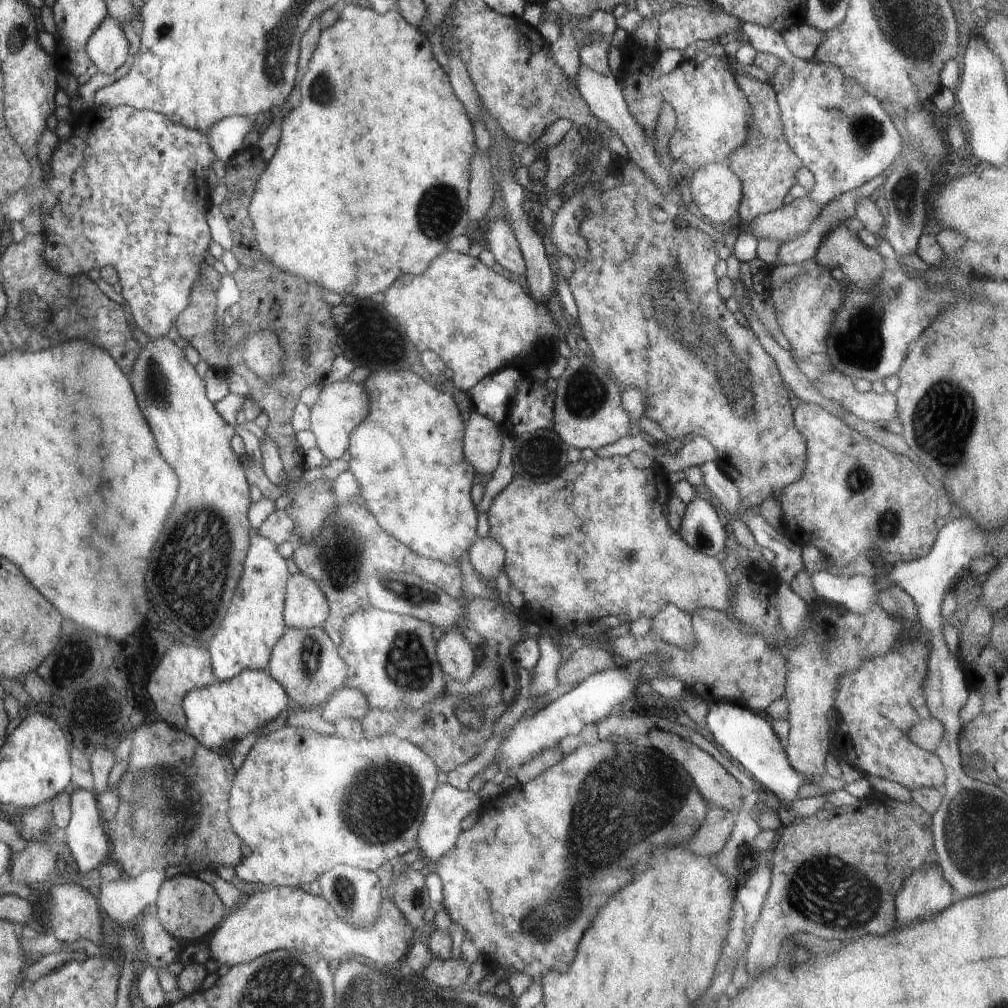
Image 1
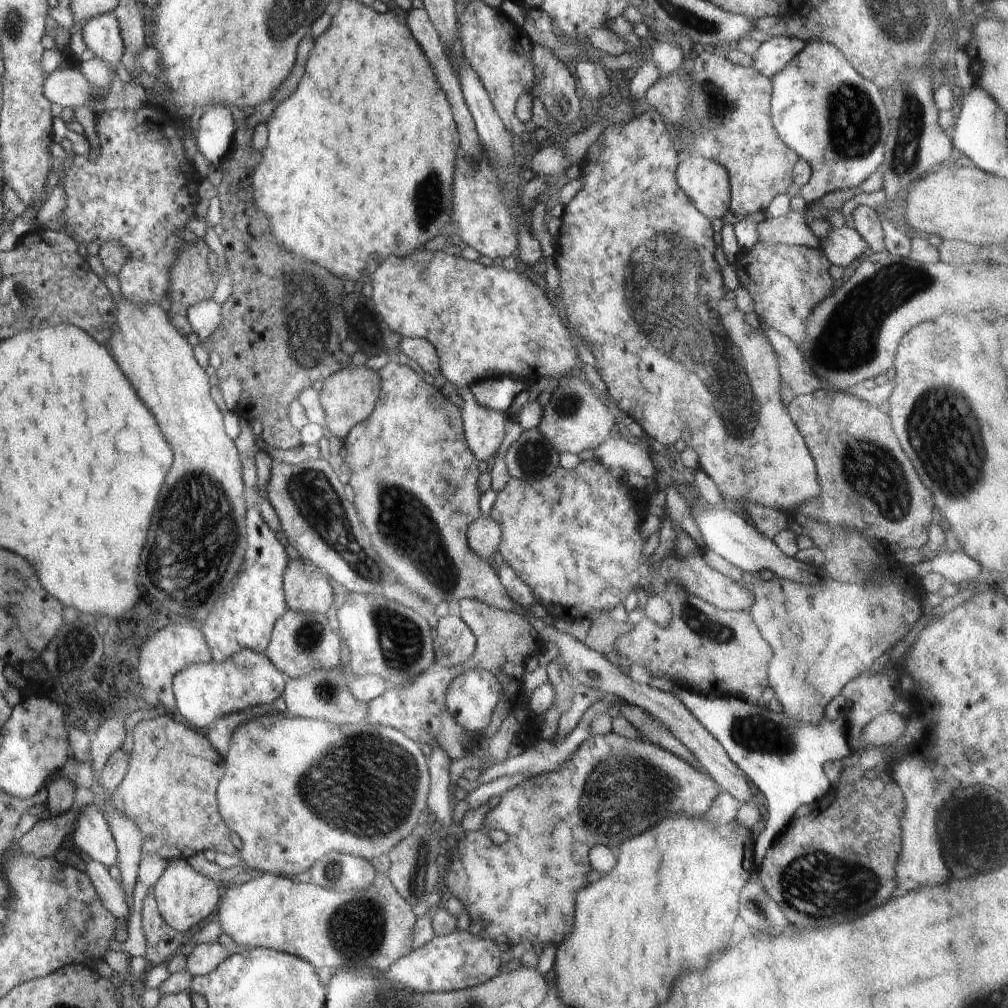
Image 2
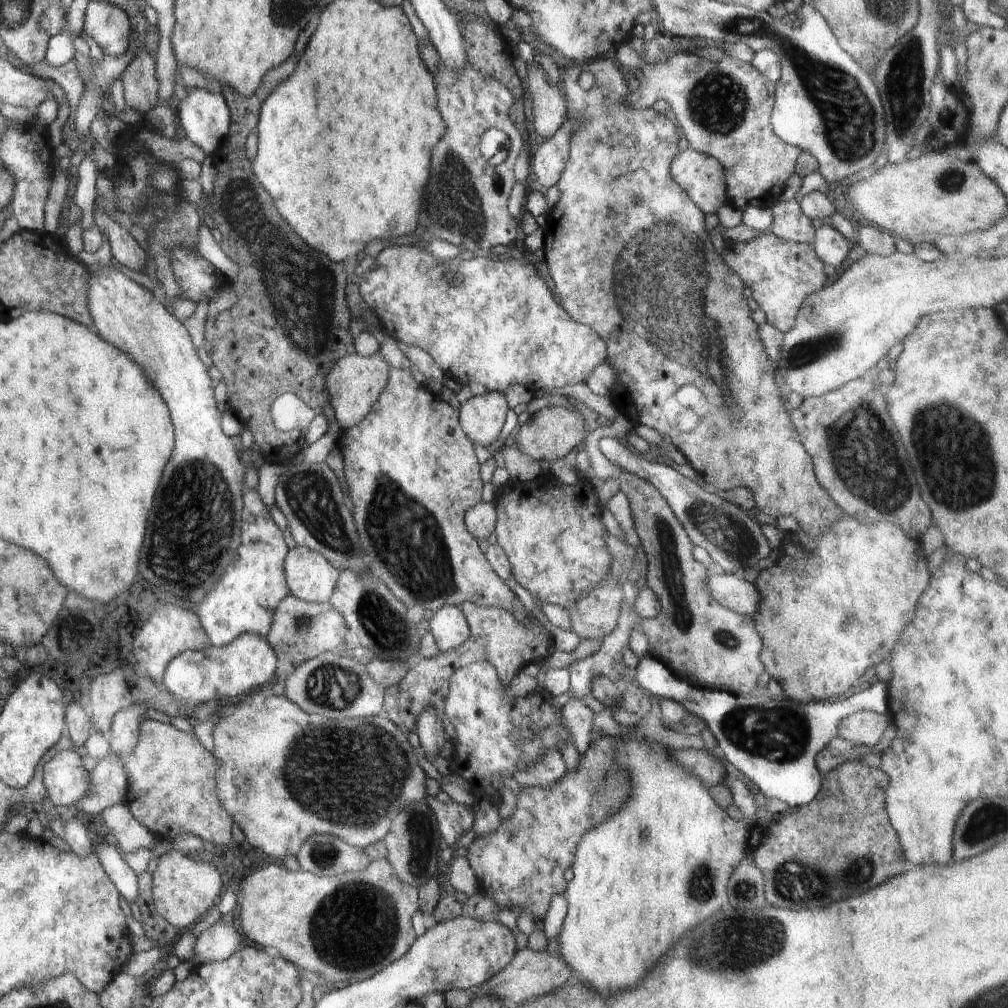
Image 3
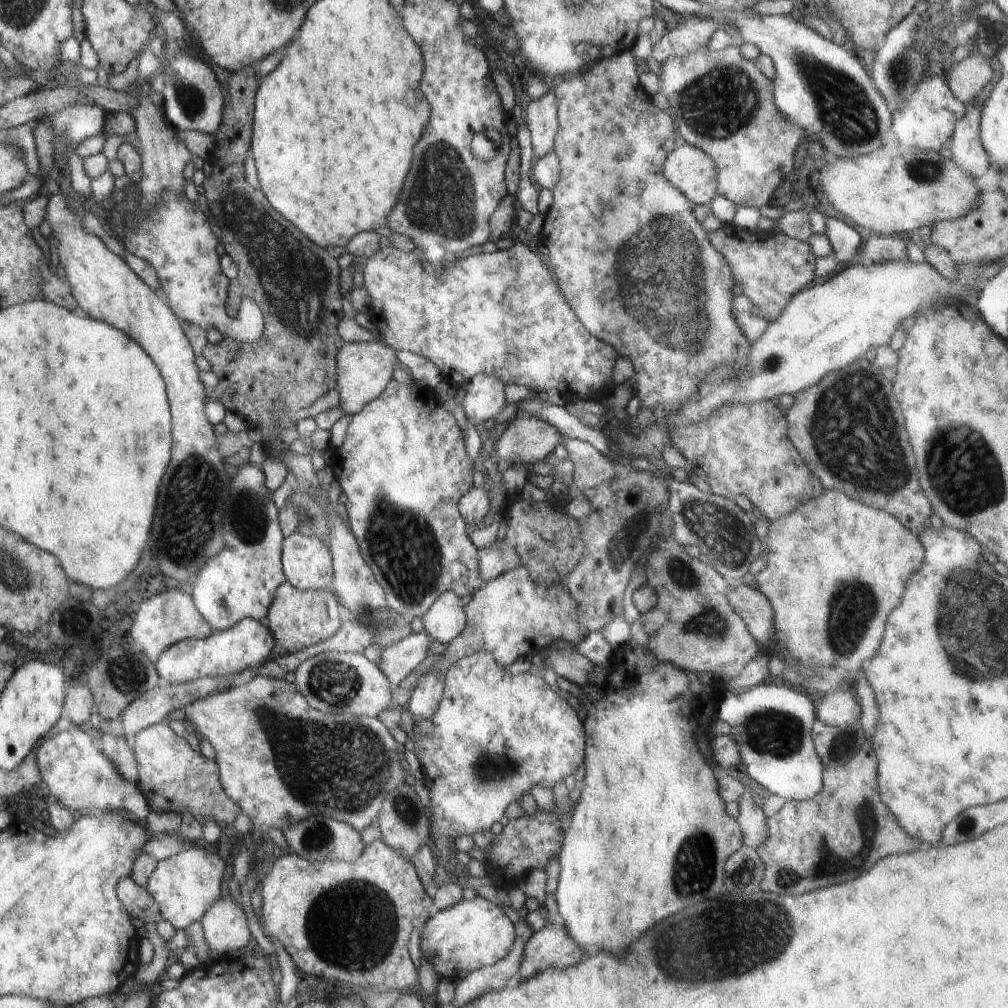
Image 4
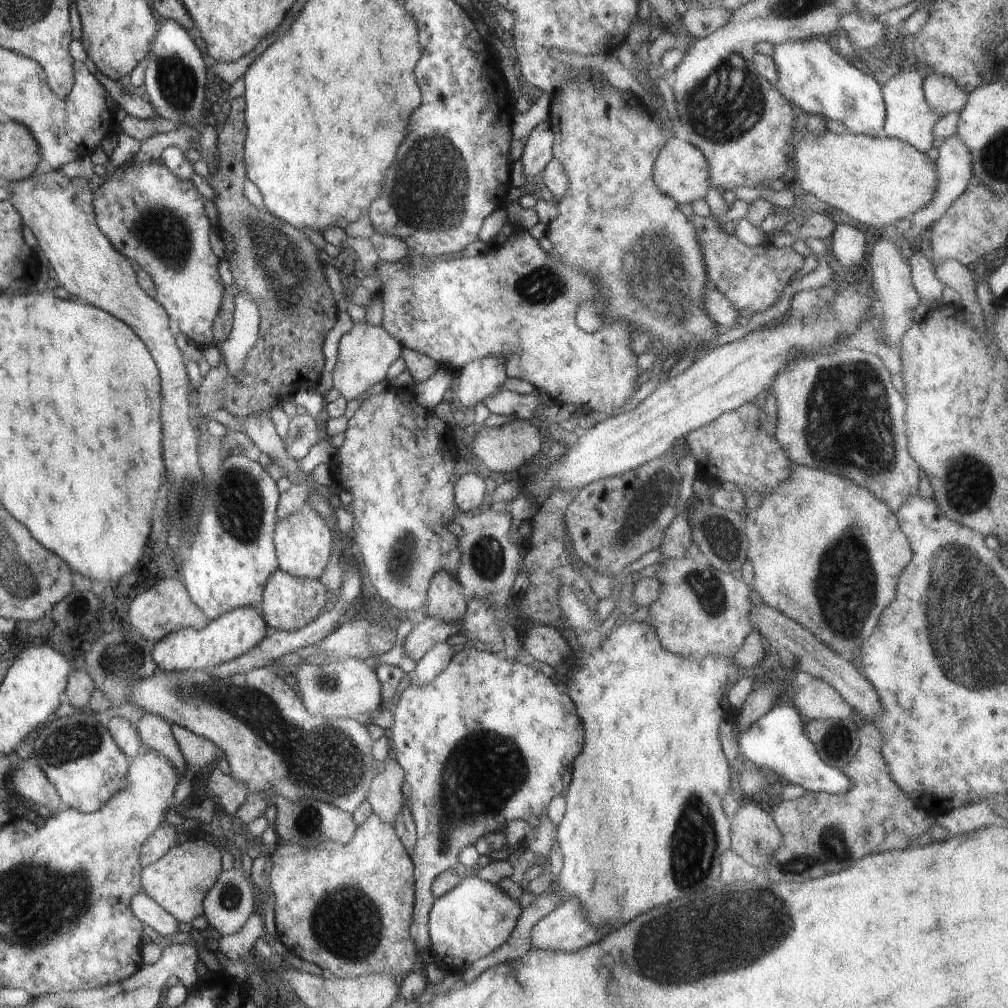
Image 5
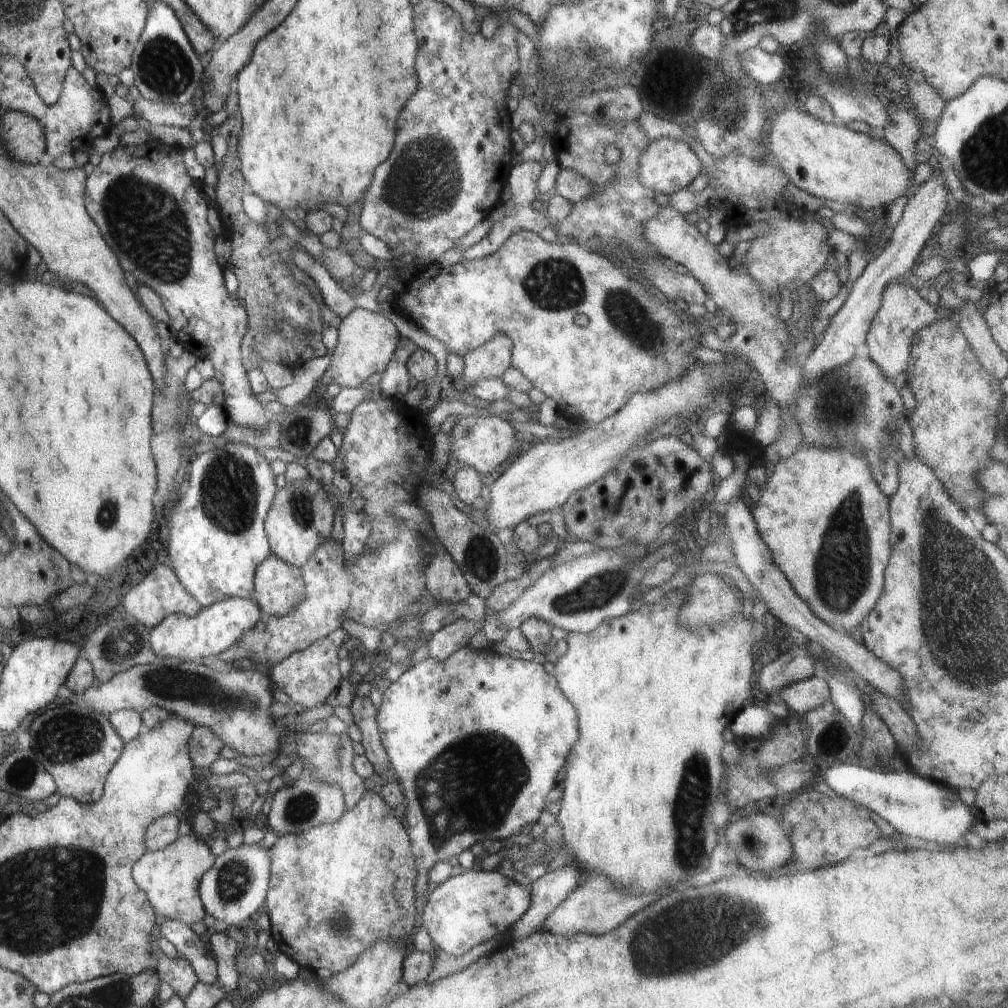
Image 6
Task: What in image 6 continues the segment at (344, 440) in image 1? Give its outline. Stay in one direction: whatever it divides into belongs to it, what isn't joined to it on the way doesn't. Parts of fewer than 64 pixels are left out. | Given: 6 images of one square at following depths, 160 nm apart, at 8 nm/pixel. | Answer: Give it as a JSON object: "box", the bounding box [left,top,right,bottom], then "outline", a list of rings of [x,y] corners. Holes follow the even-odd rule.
{"box":[321,307,401,387],"outline":[[[361,307],[355,308],[341,320],[338,332],[339,339],[330,366],[321,378],[322,386],[360,387],[372,374],[385,370],[401,339],[388,318]]]}

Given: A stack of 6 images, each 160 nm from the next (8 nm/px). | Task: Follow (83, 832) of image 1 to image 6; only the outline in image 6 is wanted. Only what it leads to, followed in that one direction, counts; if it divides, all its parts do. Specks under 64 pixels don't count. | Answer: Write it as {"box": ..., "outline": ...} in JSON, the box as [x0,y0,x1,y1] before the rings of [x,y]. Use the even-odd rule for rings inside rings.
{"box":[159,916,219,986],"outline":[[[165,916],[159,918],[161,936],[169,940],[180,958],[186,959],[202,984],[212,986],[219,980],[217,960],[209,955],[208,943],[187,924]]]}

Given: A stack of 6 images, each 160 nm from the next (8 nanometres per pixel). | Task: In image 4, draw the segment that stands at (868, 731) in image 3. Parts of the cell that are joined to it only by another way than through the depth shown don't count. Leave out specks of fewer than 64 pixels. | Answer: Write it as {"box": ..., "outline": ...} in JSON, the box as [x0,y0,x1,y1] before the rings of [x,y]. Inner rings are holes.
{"box":[817,692,861,727],"outline":[[[830,692],[822,698],[818,704],[817,718],[825,725],[842,727],[846,725],[860,724],[861,705],[855,697],[846,692]]]}

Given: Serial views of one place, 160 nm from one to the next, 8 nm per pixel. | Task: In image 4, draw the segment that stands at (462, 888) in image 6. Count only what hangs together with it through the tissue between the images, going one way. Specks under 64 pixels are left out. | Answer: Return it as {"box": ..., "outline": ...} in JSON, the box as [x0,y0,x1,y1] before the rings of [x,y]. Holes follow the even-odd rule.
{"box":[420,896,515,982],"outline":[[[480,896],[474,900],[463,898],[454,906],[433,912],[422,926],[420,940],[421,954],[434,970],[442,978],[456,982],[479,968],[492,966],[506,958],[515,941],[515,926],[491,901]]]}

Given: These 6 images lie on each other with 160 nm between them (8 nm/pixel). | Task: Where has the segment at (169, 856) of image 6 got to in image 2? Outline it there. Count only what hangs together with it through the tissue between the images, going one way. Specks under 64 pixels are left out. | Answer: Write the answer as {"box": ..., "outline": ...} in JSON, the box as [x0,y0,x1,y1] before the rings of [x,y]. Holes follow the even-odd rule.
{"box":[151,859,221,935],"outline":[[[185,859],[168,862],[156,885],[151,889],[161,917],[178,932],[185,935],[190,928],[208,918],[219,904],[221,887],[212,879],[194,870]]]}

